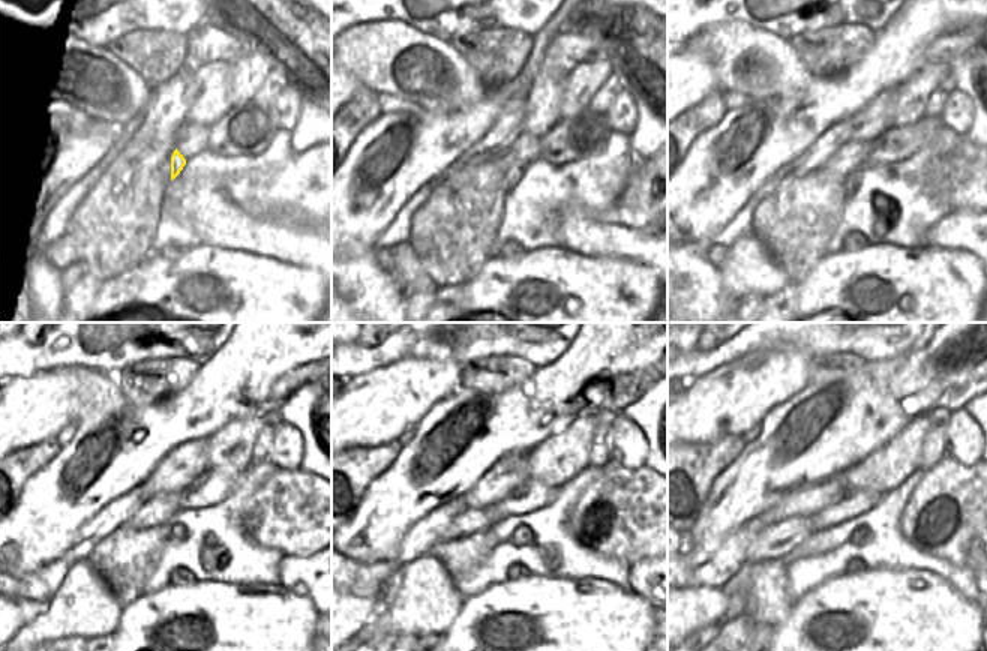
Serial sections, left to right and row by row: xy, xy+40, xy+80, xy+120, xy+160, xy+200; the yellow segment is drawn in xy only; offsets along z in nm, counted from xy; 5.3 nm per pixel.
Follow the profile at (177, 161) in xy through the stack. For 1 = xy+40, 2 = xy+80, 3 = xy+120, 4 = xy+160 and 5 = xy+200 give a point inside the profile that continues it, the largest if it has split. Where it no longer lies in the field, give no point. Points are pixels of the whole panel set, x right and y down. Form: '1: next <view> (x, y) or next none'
1: next xy+40 (513, 171)
2: next xy+80 (848, 182)
3: next xy+120 (177, 531)
4: next xy+160 (521, 536)
5: next xy+200 (861, 536)

